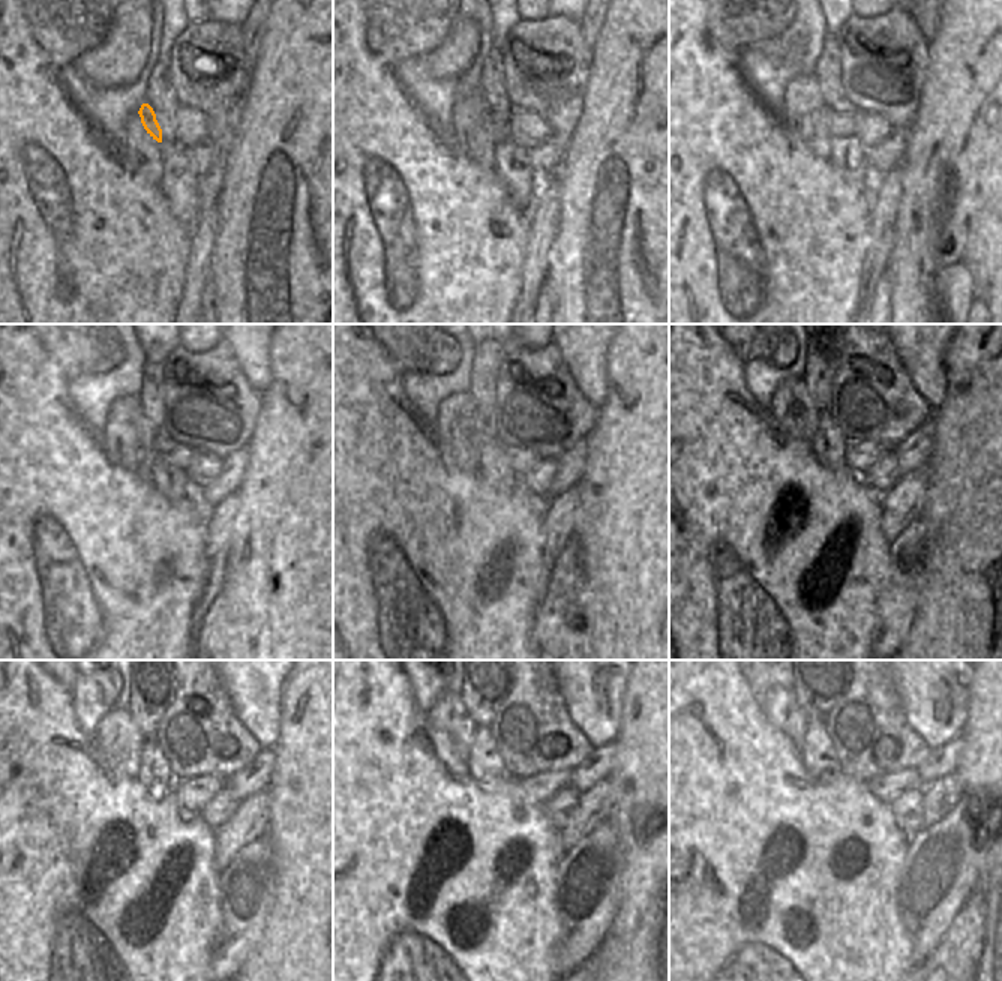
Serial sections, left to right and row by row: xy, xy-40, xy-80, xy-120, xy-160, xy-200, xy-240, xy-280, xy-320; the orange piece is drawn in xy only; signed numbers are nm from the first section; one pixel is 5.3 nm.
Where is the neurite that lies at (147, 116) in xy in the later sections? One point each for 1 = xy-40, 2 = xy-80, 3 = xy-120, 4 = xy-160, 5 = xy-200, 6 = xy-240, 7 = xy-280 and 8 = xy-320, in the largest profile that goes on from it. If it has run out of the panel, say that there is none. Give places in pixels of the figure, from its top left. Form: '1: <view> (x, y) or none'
1: xy-40 (498, 132)
2: xy-80 (839, 125)
3: xy-120 (179, 456)
4: xy-160 (522, 461)
5: xy-200 (860, 456)
6: xy-240 (192, 794)
7: xy-280 (537, 789)
8: xy-320 (885, 788)

